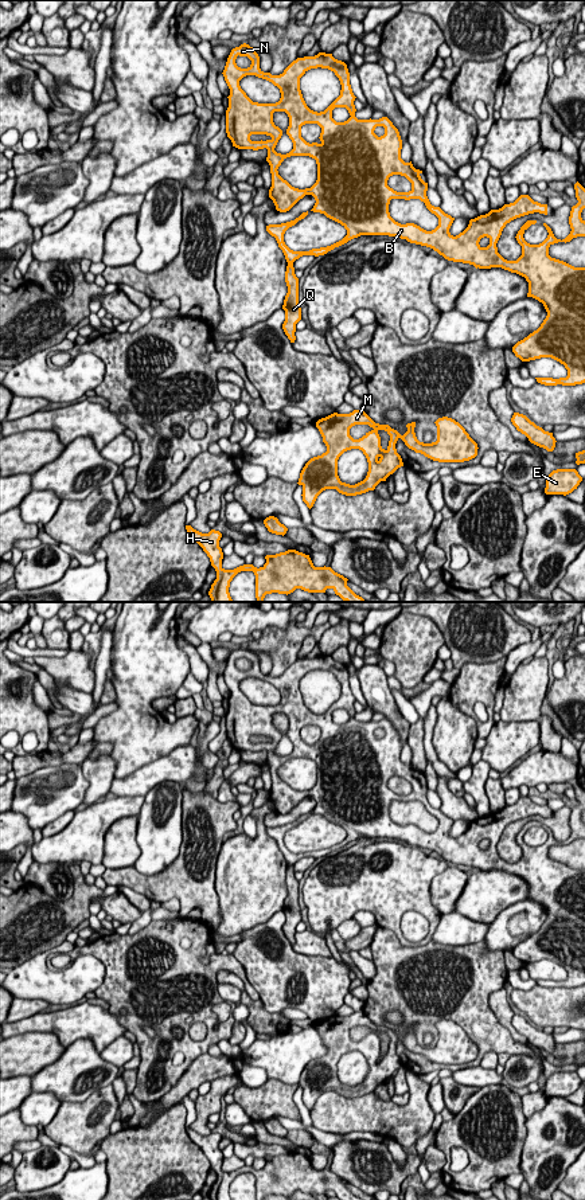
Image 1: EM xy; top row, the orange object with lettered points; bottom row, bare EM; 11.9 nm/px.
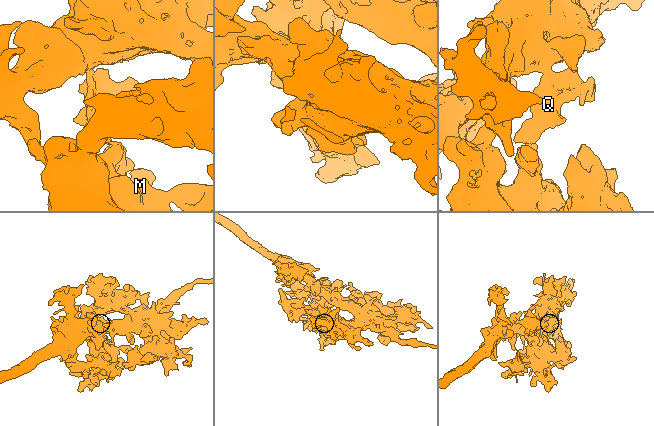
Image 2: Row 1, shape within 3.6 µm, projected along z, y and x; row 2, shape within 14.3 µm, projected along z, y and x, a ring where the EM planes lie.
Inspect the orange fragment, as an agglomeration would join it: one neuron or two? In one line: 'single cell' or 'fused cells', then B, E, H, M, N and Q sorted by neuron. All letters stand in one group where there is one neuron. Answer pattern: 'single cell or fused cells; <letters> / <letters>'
fused cells; B E H M N / Q

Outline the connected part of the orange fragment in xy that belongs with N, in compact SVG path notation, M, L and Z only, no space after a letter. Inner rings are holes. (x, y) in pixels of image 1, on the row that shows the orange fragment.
M243 43L231 50L222 74L230 89L226 110L227 137L238 149L268 149L266 161L272 173L269 198L276 210L286 212L305 195L312 195L316 203L311 211L324 214L347 230L347 235L331 246L293 251L285 245L284 234L304 219L308 211L295 220L266 226L288 263L303 255L324 255L360 235L389 235L430 247L448 261L469 263L476 269L502 267L516 273L529 282L527 297L542 302L547 316L537 331L512 347L512 352L522 361L551 357L568 370L566 378L535 378L541 384L585 383L585 267L574 267L549 255L551 245L585 237L585 220L581 218L585 188L578 181L574 184L578 203L572 207L569 216L570 234L562 241L557 239L543 223L547 238L539 245L530 245L523 234L537 220L527 220L515 237L522 246L522 255L516 261L507 261L496 247L506 224L534 212L547 215L547 204L520 195L514 203L471 219L468 227L453 237L449 228L455 218L430 204L426 196L428 183L420 176L422 171L416 169L412 161L405 163L401 159L402 140L393 122L387 117L355 117L356 97L350 85L347 65L332 54L319 52L315 56L297 58L282 74L272 75L260 69L258 54ZM238 55L247 56L251 65L247 69L238 67ZM317 67L334 71L342 85L340 95L320 113L307 106L300 90L300 78ZM246 75L256 75L277 86L280 101L253 102L239 86L239 81ZM335 108L346 108L351 117L336 122L332 118ZM274 112L285 112L289 117L286 134L293 149L286 155L274 151L282 136L282 130L273 122ZM305 124L317 124L321 128L320 144L309 144L301 137L301 126ZM251 134L266 134L272 138L251 141ZM290 156L309 156L316 160L317 180L311 188L295 188L278 175L278 167ZM393 175L405 176L412 183L412 189L397 192L390 188L387 180ZM391 199L420 199L438 218L438 226L426 231L414 223L395 222L389 212Z

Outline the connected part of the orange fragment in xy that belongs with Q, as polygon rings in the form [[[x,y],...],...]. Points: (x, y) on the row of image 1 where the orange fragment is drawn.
[[[288,263],[286,266],[285,282],[288,286],[288,293],[282,305],[282,309],[285,310],[282,329],[290,343],[295,343],[296,324],[301,320],[301,308],[299,304],[299,278],[295,274],[293,263]]]

